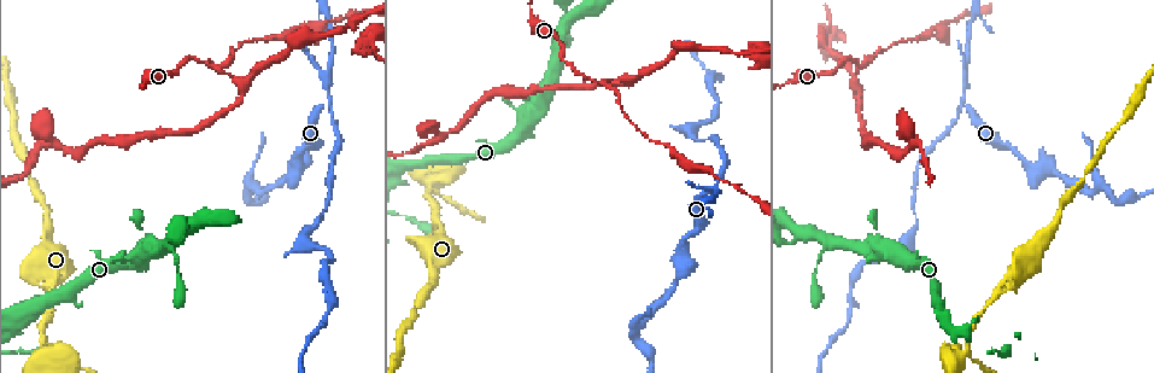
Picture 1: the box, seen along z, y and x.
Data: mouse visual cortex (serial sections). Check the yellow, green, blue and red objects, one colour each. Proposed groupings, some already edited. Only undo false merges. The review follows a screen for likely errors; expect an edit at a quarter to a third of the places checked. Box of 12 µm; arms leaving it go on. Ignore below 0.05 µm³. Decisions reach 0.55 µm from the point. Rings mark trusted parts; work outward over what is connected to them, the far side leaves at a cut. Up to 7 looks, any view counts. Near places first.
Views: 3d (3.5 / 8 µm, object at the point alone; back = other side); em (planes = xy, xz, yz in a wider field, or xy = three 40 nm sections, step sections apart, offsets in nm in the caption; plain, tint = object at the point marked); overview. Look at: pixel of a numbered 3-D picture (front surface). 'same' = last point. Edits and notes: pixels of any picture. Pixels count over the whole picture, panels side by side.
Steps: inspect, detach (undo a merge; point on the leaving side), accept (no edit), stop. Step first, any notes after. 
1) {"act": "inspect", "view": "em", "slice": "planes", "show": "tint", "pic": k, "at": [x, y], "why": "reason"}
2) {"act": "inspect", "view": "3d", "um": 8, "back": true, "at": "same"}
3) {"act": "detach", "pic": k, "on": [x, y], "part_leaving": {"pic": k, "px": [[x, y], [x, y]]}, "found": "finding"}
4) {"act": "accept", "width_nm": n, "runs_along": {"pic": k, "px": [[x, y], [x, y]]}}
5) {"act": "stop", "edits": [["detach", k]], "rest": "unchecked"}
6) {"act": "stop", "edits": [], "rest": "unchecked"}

{"act": "inspect", "view": "3d", "um": 3.5, "pic": 1, "at": [963, 103], "why": "branch point"}

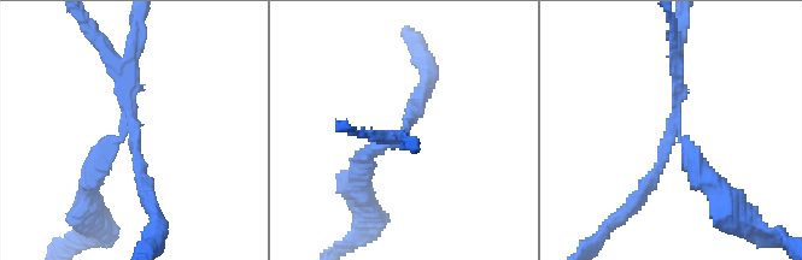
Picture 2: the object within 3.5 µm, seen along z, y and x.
{"act": "inspect", "view": "em", "slice": "xy", "step": 5, "show": "tint", "pic": 2, "at": [126, 134], "arms": 3, "arm_widths_nm": [150, 200, 250]}

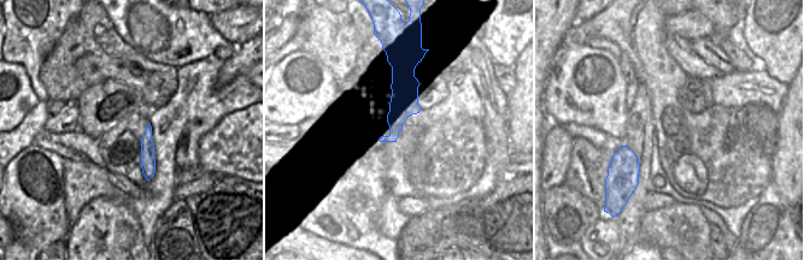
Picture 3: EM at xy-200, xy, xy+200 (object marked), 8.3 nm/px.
{"act": "detach", "pic": 2, "on": [139, 167], "part_leaving": {"pic": 2, "px": [[124, 136], [158, 222]]}, "found": "two cells meet here"}

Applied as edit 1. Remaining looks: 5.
{"act": "inspect", "view": "3d", "um": 3.5, "back": true, "pic": 1, "at": [217, 65], "why": "three-way junction"}

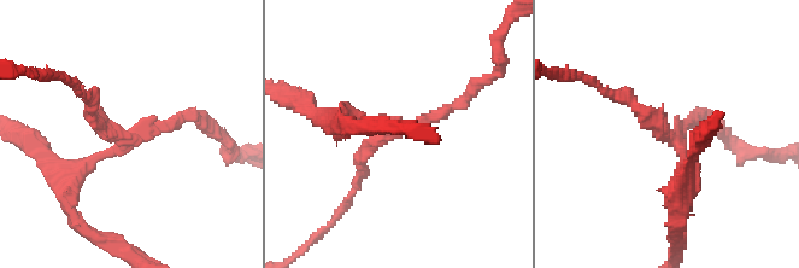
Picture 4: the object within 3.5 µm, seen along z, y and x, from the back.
{"act": "inspect", "view": "em", "slice": "xy", "step": 2, "show": "tint", "pic": 4, "at": [130, 135]}

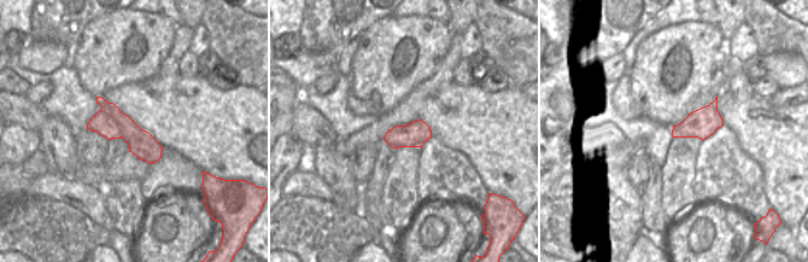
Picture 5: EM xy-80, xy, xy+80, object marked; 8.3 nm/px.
{"act": "detach", "pic": 4, "on": [83, 162], "part_leaving": {"pic": 4, "px": [[677, 133], [683, 151], [677, 210]]}, "found": "two cells meet here"}

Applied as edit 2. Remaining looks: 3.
{"act": "inspect", "view": "3d", "um": 3.5, "pic": 1, "at": [519, 113], "why": "side arm on a straight run"}

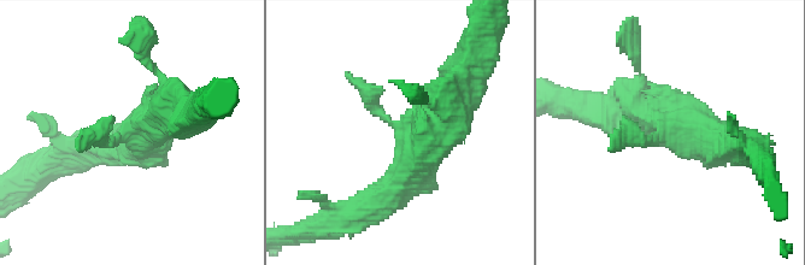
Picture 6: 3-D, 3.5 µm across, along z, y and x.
{"act": "accept", "runs_along": {"pic": 6, "px": [[411, 171], [479, 41]]}, "found": "one cell here"}

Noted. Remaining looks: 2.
{"act": "stop", "edits": [["detach", 2], ["detach", 4]], "rest": "unchecked"}

